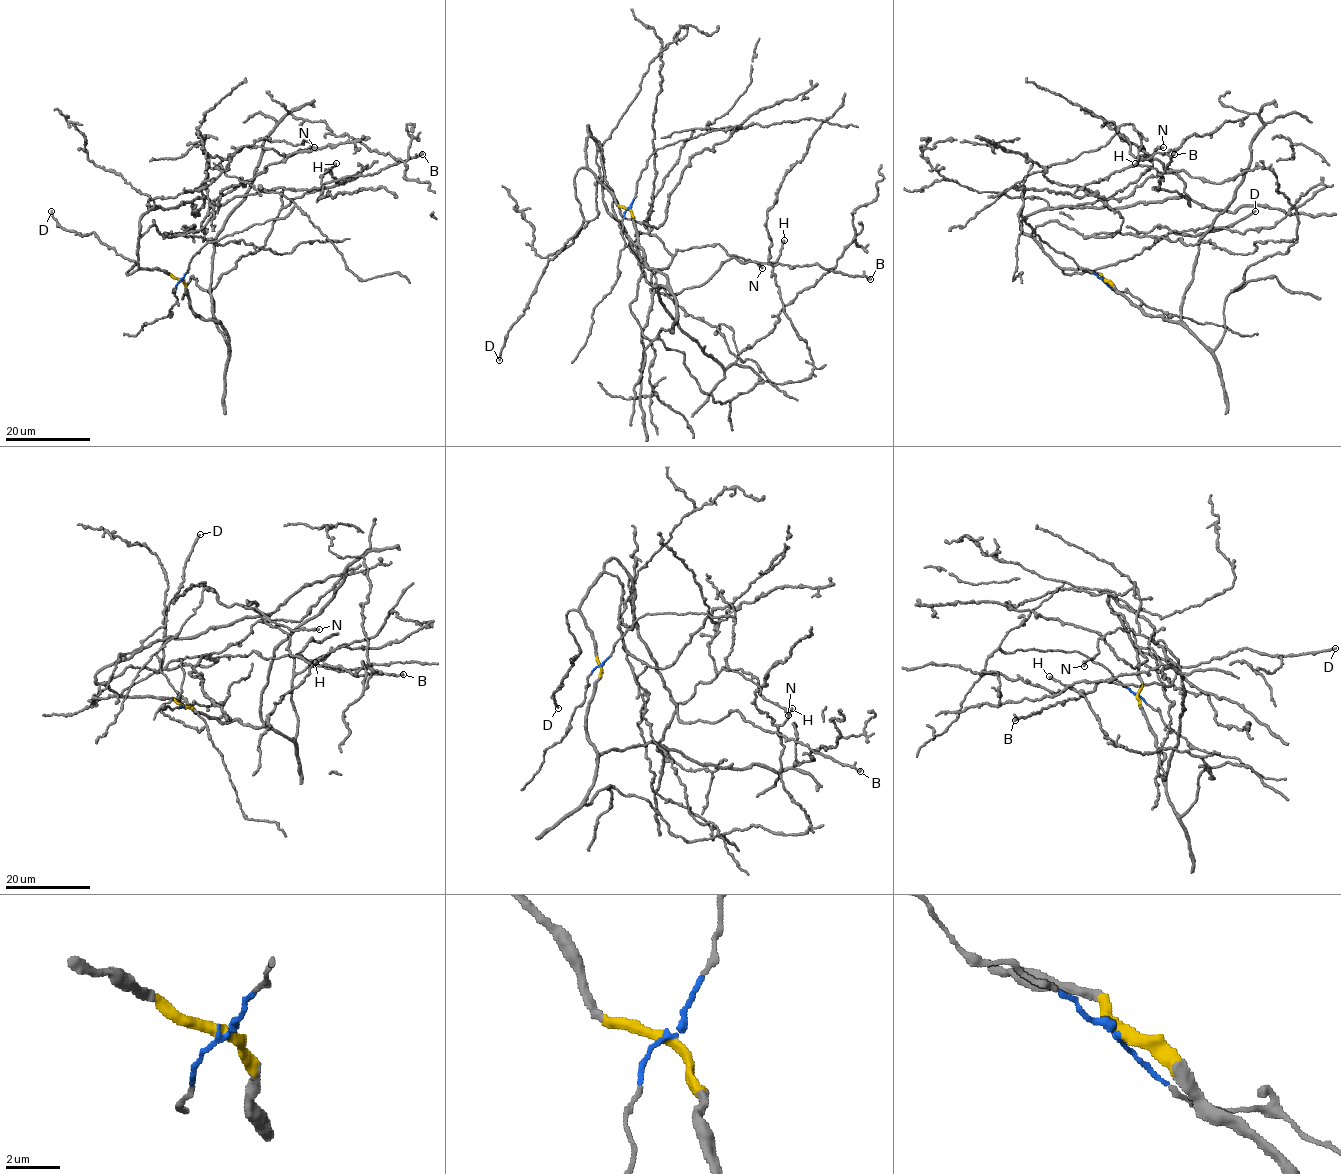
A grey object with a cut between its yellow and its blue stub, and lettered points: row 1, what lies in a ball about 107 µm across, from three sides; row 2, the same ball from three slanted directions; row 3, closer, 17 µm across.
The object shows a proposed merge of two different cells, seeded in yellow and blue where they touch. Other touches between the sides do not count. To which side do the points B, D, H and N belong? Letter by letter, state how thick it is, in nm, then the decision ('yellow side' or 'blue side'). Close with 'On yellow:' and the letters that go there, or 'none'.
B: calibre 360 nm; yellow side
D: calibre 200 nm; yellow side
H: calibre 400 nm; yellow side
N: calibre 180 nm; yellow side
On yellow: B, D, H, N

